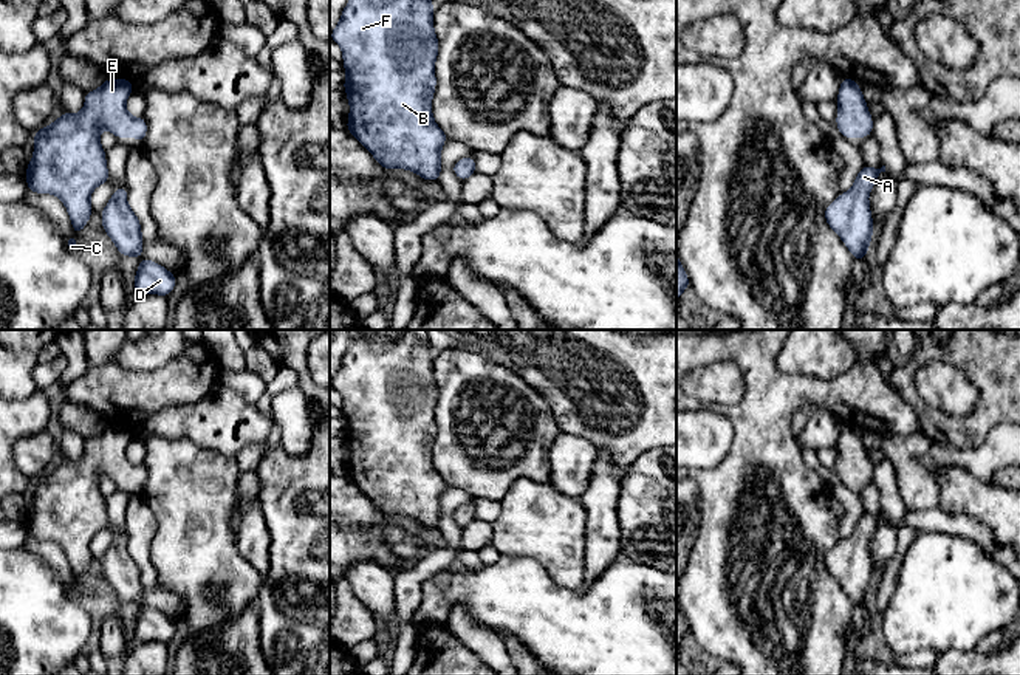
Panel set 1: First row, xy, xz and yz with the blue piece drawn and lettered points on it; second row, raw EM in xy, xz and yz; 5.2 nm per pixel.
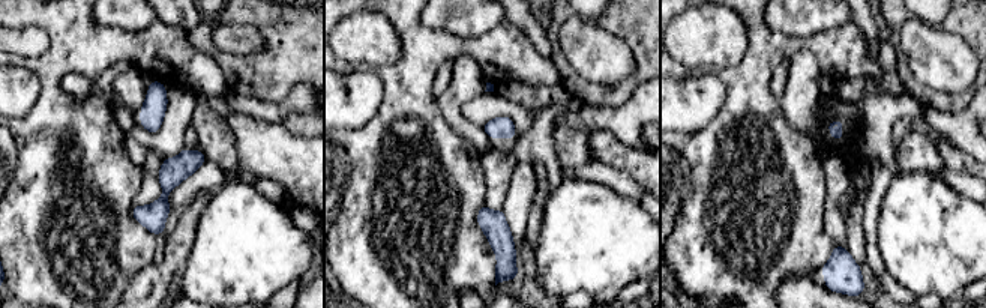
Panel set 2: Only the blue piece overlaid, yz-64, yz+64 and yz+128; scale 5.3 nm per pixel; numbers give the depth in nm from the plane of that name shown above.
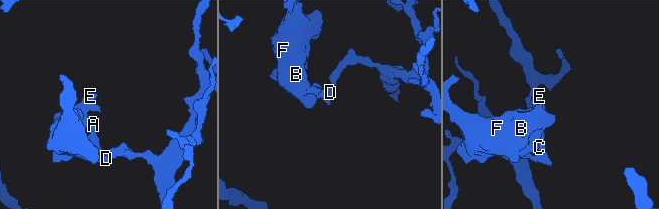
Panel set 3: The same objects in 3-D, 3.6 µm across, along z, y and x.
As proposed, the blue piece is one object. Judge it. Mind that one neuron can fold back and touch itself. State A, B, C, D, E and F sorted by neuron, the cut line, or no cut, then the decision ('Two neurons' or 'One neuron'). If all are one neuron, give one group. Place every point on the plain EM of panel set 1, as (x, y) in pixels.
Groups: A B C D E F. No split. One neuron

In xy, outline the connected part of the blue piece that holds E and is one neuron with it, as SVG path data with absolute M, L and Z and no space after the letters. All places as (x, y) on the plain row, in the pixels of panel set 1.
M105 426L98 437L85 440L77 461L63 458L51 472L34 480L34 502L25 519L28 537L60 545L77 581L93 559L91 539L110 523L101 478L110 477L116 485L138 485L141 489L145 486L145 466L133 464L125 455L132 438L132 427Z

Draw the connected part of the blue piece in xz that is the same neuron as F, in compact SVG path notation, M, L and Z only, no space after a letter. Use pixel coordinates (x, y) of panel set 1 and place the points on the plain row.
M350 330L351 344L330 384L344 399L350 461L347 477L384 516L406 516L438 528L446 480L432 463L440 398L426 330Z

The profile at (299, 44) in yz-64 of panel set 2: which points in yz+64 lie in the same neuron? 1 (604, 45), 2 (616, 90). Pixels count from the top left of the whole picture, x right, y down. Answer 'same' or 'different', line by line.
1: different
2: same

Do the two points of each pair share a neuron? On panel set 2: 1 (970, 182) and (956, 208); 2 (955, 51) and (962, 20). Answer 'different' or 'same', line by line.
1: different
2: different

